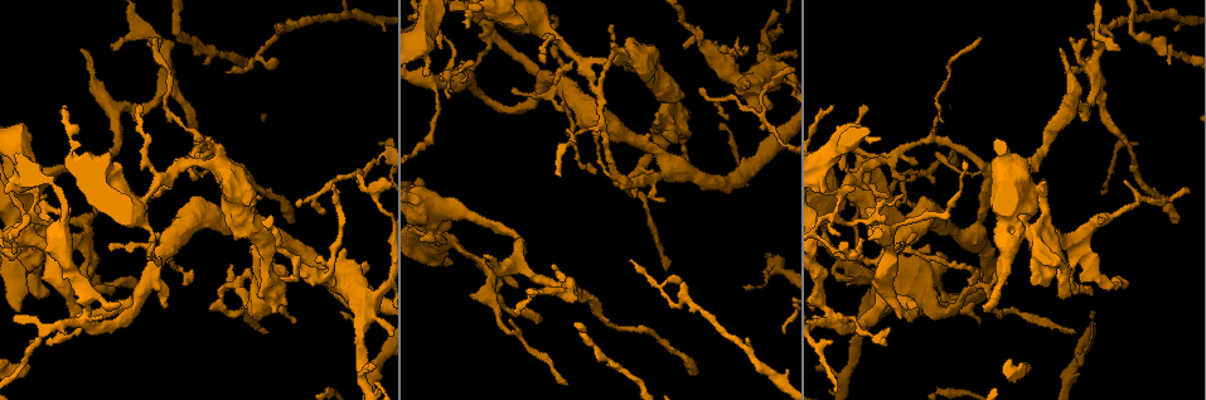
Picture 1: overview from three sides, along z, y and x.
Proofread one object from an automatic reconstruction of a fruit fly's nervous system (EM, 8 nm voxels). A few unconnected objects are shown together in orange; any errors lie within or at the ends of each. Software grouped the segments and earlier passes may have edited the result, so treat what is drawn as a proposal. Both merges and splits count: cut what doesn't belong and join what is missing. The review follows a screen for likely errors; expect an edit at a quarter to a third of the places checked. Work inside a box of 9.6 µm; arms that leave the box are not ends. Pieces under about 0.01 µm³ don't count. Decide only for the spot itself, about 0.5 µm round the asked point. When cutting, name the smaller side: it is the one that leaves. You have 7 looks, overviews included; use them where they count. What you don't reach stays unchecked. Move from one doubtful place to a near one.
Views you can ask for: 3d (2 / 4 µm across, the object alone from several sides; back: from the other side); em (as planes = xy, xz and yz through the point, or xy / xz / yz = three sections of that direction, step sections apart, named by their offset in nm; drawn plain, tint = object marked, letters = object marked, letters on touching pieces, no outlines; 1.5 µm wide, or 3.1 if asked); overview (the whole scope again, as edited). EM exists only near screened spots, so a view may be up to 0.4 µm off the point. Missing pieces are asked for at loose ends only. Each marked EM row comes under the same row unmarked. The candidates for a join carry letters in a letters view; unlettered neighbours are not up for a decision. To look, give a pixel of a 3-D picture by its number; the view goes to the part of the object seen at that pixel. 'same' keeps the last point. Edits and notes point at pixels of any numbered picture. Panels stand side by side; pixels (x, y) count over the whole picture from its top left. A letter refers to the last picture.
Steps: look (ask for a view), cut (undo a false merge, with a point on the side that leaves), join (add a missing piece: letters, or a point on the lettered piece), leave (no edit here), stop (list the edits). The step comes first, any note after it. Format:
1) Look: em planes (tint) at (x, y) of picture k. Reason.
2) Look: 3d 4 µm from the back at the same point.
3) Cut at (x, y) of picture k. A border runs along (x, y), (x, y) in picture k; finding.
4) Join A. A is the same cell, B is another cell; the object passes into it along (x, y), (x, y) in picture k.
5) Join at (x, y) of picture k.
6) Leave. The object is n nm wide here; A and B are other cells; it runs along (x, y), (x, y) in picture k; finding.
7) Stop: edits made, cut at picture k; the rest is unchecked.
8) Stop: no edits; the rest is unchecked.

Look: em planes (letters) at (854, 188) of picture 1. Branch stops here.

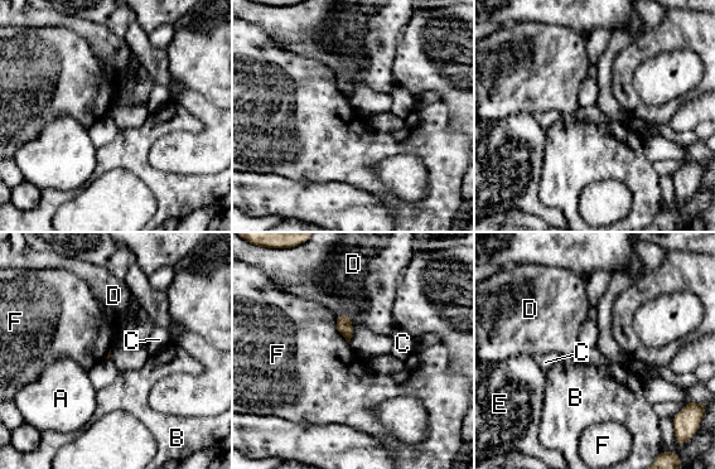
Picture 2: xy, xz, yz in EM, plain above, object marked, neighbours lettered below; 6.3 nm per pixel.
Leave. The longest contact is with F, 170 nm; A, B, C, D, E and F are other cells; a border runs along (334, 318), (337, 330), (347, 341) in picture 2; none of them fits.

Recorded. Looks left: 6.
Look: 3d 4 µm at (149, 37) of picture 1. An open end.

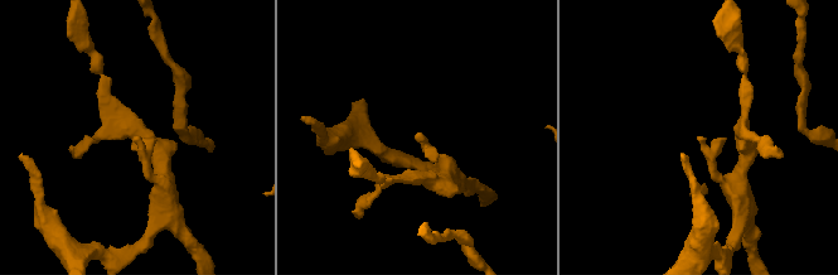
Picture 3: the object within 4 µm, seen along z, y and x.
Look: em planes (tint) at (704, 137) of picture 3.

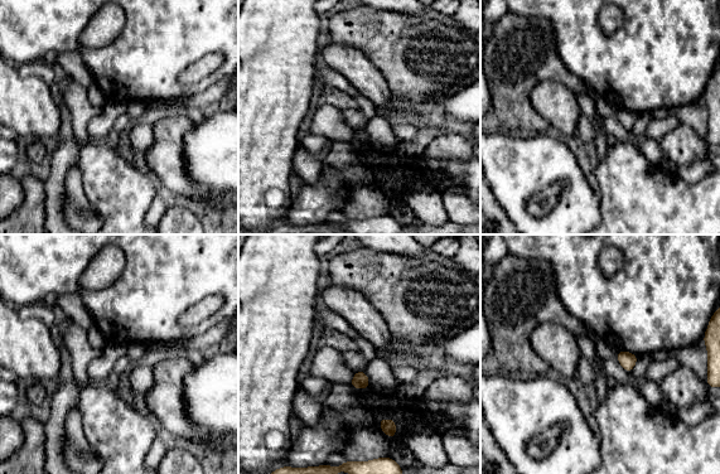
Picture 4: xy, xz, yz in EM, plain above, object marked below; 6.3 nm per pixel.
Look: em planes (letters) at the same point.

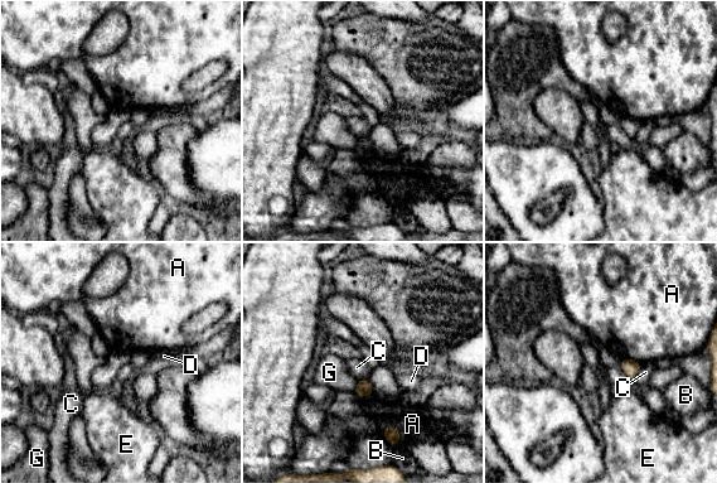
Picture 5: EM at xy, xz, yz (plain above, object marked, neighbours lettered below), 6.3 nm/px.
Leave. A, B, C, D, E and G are other cells; a border runs along (384, 425), (400, 431), (397, 447) in picture 5; no lettered piece goes on from it.

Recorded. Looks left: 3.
Look: 3d 2 µm at (356, 172) of picture 1. Three-way junction.

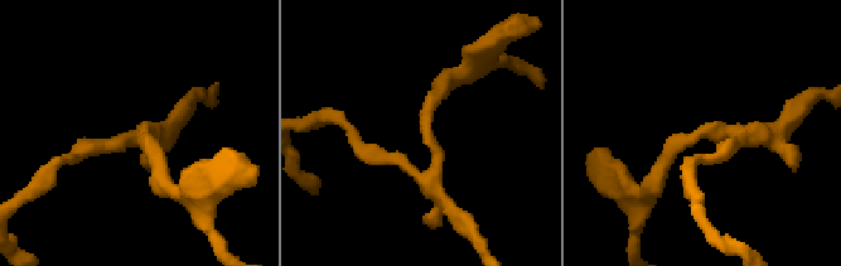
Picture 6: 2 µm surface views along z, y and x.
Look: em planes (tint) at (145, 128) of picture 6. 3 arms meet here; shape alone is not enough.

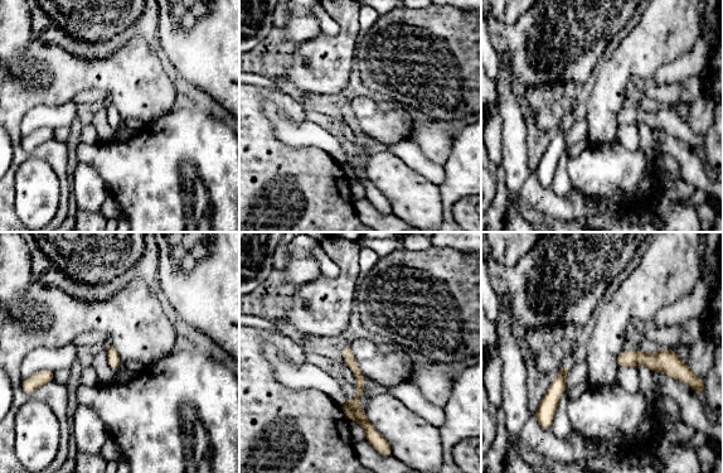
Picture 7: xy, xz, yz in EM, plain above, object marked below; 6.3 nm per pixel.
Look: em planes (letters) at the same point. See the neighbours.

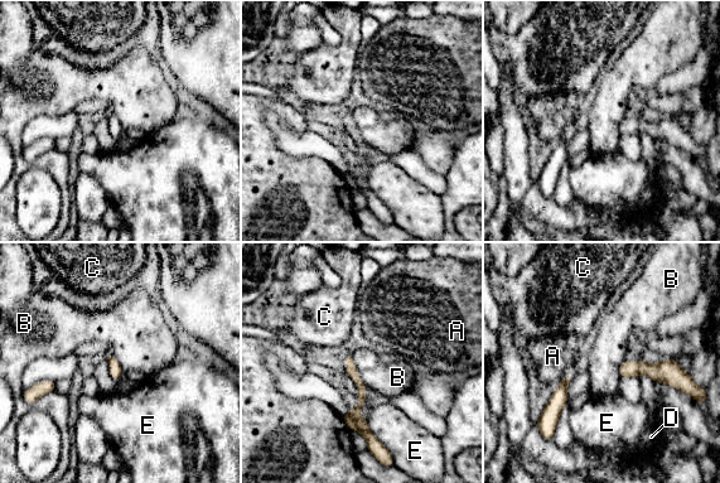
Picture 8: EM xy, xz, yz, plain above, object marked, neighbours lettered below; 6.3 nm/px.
Leave. A, B, C, D and E are other cells; it runs along (348, 362), (361, 385), (357, 421), (368, 436) in picture 8; all the same neuron.

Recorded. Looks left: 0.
Stop: no edits; the rest is unchecked.

